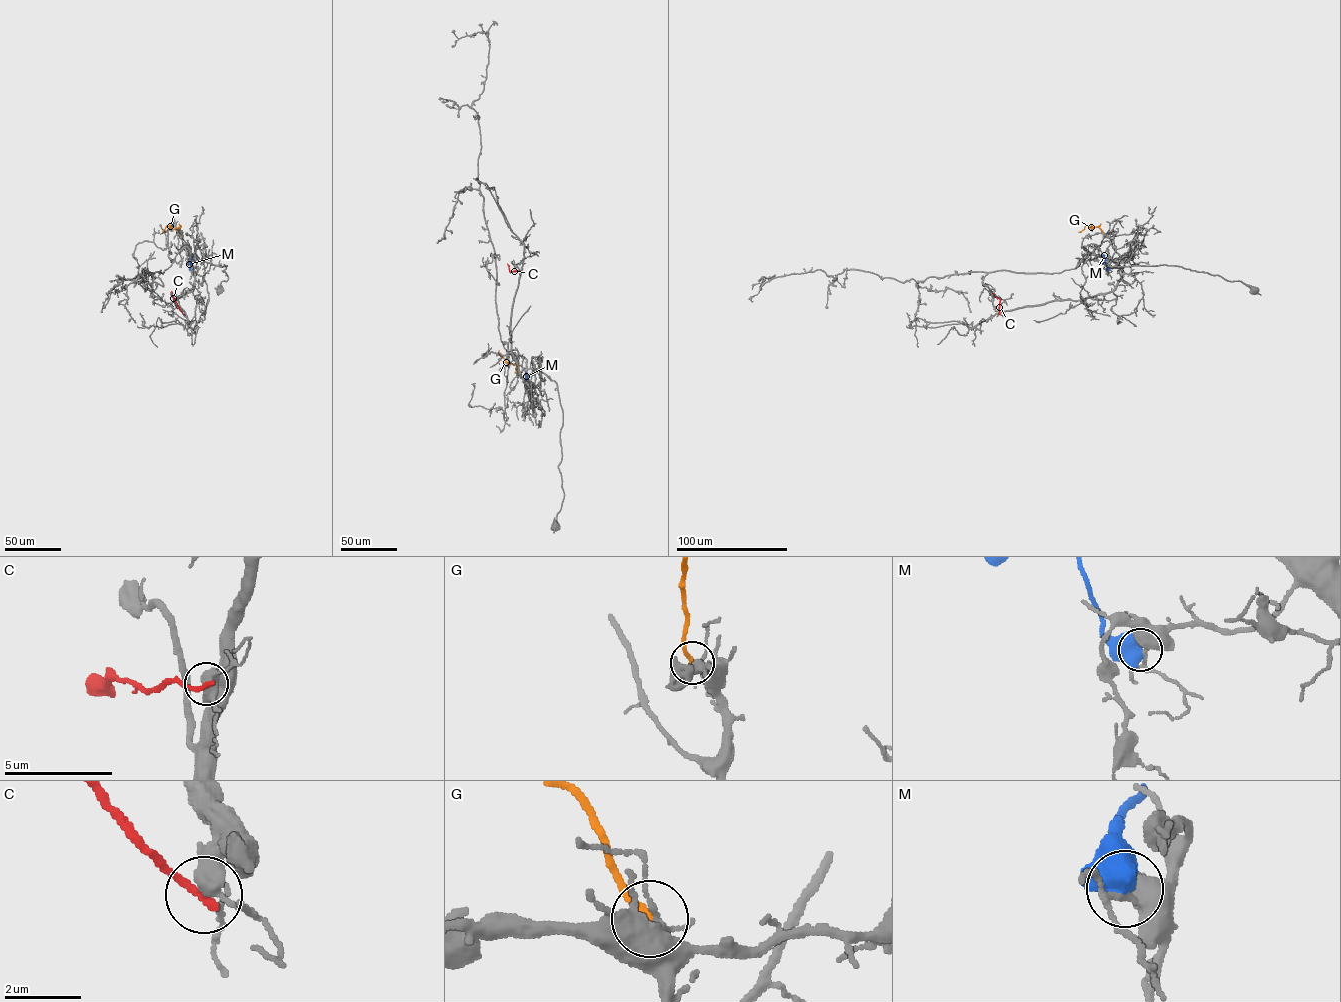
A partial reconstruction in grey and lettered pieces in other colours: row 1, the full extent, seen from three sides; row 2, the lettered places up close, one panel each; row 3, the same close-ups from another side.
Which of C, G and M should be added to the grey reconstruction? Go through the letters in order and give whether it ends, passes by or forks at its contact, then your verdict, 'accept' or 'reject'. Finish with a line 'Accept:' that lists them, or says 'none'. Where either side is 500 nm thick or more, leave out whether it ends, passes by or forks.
C: it ends | reject
G: it ends | accept
M: reject
Accept: G

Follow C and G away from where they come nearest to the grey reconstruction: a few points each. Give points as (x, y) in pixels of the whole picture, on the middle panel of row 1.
C: (520, 271), (510, 272), (507, 264)
G: (516, 375), (517, 366), (507, 363), (499, 350)

